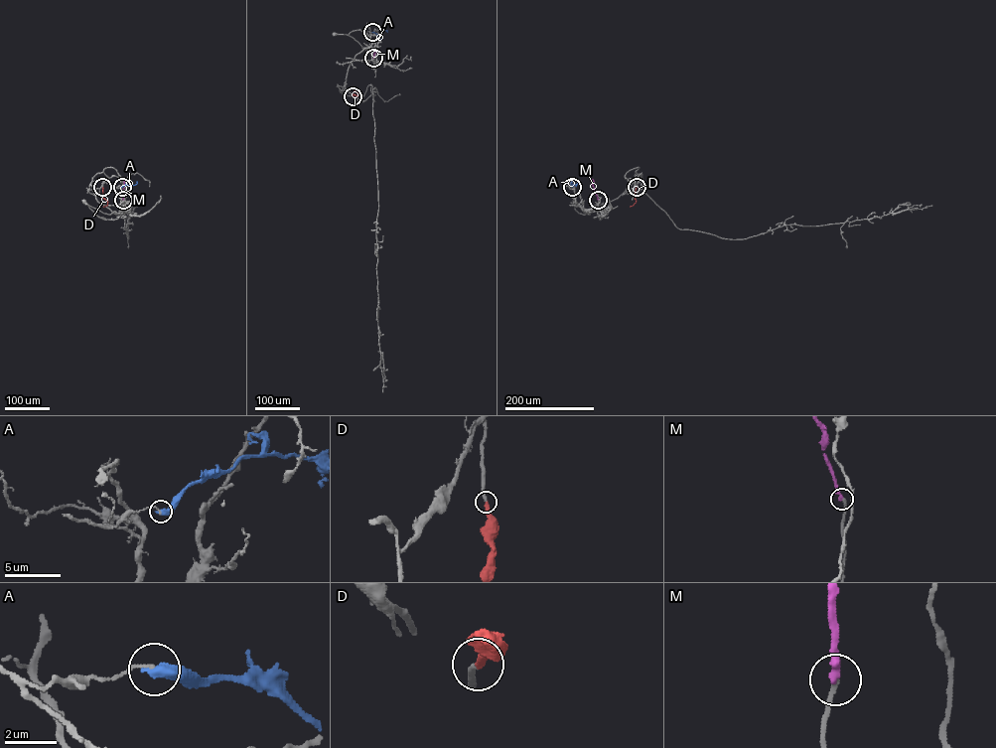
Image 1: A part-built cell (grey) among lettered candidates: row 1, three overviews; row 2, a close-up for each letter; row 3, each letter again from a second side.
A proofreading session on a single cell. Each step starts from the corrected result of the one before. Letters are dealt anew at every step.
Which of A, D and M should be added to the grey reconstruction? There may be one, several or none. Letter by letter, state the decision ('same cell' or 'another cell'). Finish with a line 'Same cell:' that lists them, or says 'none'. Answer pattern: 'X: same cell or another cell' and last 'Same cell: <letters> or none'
A: another cell
D: same cell
M: another cell
Same cell: D

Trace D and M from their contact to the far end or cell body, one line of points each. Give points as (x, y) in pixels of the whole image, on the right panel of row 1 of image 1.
D: (637, 187), (636, 202), (630, 207)
M: (598, 200), (593, 180)

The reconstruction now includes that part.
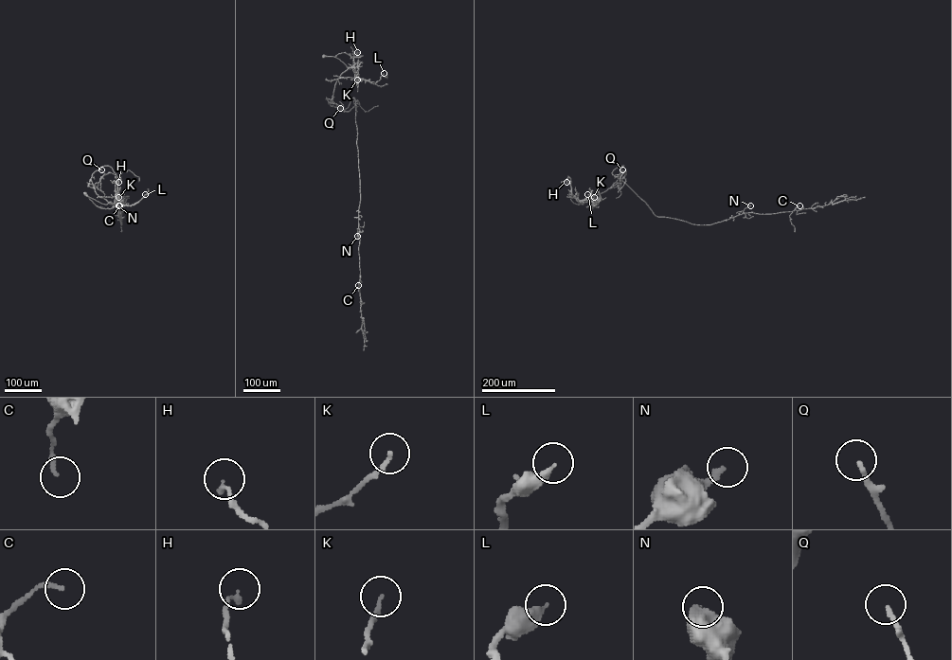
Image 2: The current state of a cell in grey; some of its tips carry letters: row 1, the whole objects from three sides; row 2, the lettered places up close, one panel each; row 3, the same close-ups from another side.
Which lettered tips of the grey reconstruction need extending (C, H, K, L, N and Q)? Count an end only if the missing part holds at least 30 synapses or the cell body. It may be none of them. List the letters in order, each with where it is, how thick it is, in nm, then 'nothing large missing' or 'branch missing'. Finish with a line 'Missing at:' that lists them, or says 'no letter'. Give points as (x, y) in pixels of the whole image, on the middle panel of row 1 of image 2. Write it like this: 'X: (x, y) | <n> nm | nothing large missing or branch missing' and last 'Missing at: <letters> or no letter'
C: (358, 285) | 170 nm | nothing large missing
H: (357, 52) | 180 nm | nothing large missing
K: (357, 80) | 140 nm | nothing large missing
L: (384, 73) | 320 nm | nothing large missing
N: (357, 236) | 220 nm | nothing large missing
Q: (340, 108) | 170 nm | branch missing
Missing at: Q

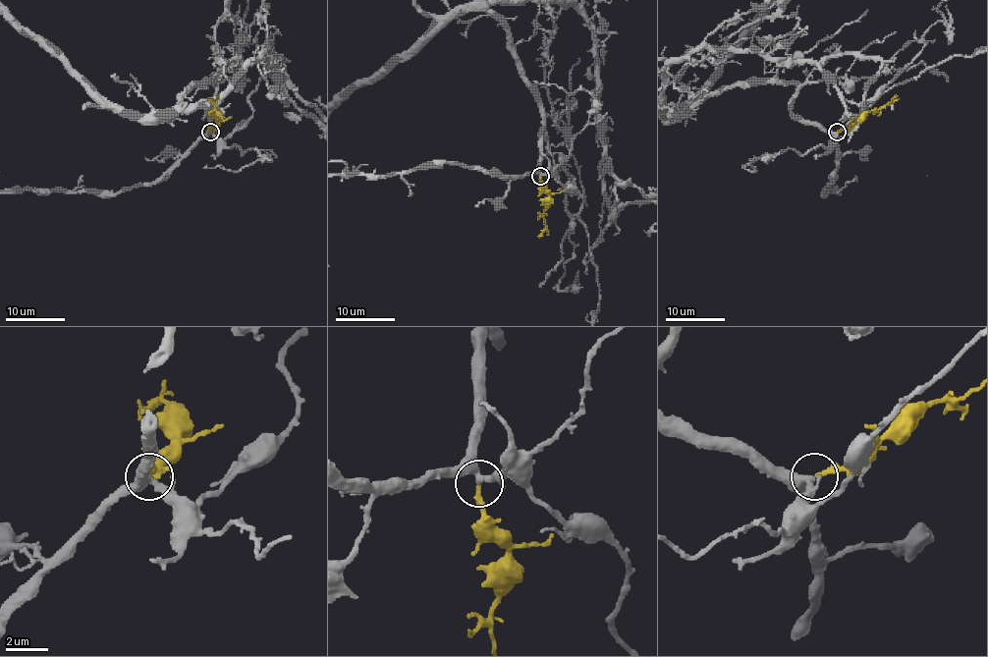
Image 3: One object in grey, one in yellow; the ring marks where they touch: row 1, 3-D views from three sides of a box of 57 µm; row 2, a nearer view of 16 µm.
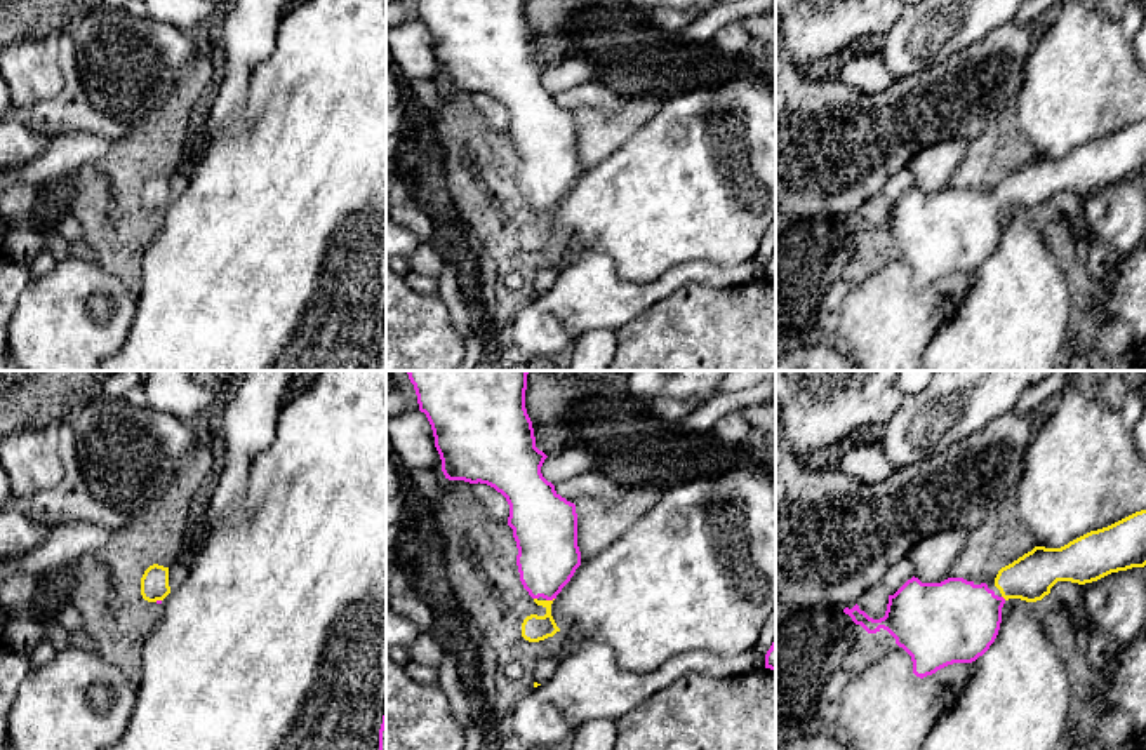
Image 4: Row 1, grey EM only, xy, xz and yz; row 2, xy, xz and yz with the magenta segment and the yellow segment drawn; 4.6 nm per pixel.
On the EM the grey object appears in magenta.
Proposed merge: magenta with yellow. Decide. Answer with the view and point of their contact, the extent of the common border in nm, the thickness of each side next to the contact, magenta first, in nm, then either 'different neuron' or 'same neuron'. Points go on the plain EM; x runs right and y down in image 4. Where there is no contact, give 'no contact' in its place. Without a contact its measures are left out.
meets magenta in xz at (550, 209); contact 40 nm long; 280 nm thick on the magenta side, 120 nm on the other; same neuron

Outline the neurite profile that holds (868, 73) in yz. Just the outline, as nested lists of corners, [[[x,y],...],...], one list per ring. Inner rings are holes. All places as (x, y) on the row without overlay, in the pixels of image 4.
[[[866,54],[847,61],[838,77],[863,94],[883,92],[896,80],[880,54]]]

